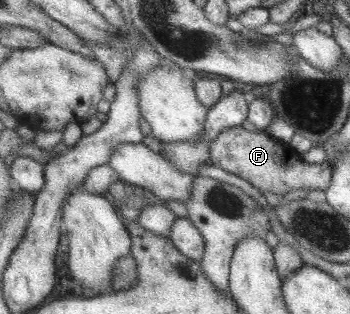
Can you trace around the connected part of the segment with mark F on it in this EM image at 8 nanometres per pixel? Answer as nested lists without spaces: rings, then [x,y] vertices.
[[[241,125],[221,130],[209,144],[209,164],[249,181],[263,192],[281,197],[288,190],[305,188],[325,191],[329,186],[332,167],[327,162],[307,163],[288,144],[278,142],[264,131],[251,132]]]

